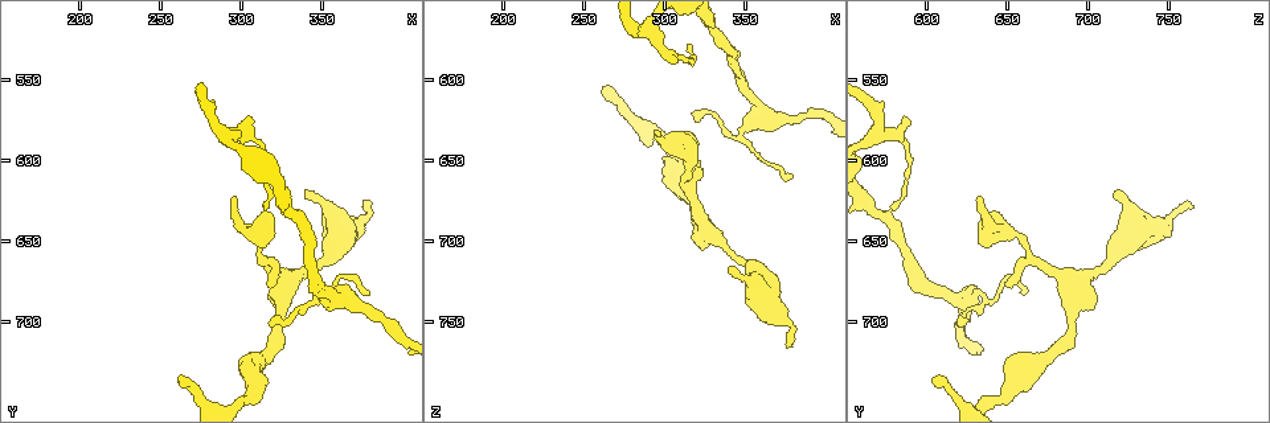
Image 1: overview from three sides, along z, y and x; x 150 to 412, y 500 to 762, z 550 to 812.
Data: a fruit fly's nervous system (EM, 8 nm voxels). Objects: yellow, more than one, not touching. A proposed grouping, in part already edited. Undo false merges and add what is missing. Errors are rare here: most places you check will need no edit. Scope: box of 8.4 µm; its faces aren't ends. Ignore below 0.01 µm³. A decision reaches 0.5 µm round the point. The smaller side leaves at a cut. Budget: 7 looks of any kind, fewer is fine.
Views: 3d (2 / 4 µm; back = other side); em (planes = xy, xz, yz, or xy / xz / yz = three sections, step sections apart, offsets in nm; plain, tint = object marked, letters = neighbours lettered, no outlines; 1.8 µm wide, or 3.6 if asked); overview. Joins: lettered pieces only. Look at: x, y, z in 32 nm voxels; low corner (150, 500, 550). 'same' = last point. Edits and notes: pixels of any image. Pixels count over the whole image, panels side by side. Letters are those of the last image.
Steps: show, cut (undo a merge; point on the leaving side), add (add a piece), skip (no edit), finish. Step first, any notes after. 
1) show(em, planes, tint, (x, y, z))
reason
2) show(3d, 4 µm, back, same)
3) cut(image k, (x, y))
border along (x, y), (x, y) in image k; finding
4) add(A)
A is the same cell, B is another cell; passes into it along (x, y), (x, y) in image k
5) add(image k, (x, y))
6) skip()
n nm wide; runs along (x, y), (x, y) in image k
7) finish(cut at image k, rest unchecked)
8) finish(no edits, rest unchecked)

show(em, planes, letters, (298, 622, 632))
free end

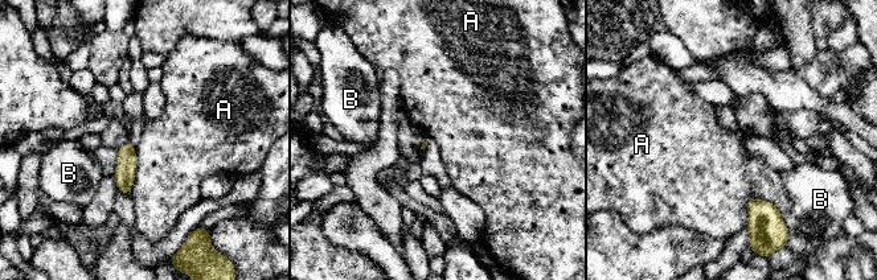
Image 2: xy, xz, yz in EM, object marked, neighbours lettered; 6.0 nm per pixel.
skip()
A and B are other cells; border along (781, 214), (751, 197), (746, 229) in image 2; none of them fits

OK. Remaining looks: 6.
show(em, 3.6 µm, planes, tint, (360, 686, 622))
sharp bend

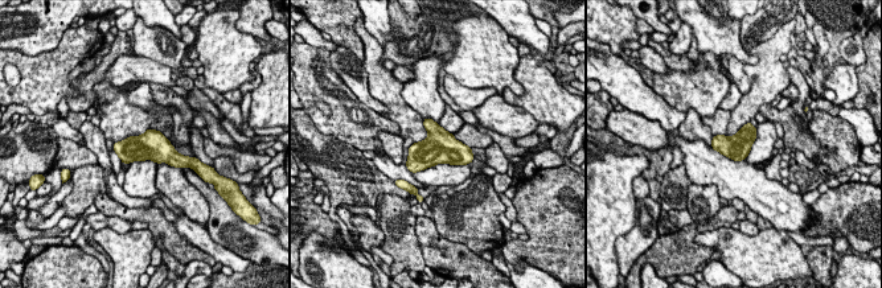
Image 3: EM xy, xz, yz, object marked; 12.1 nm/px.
show(em, 3.6 µm, planes, letters, same)
see the neighbours

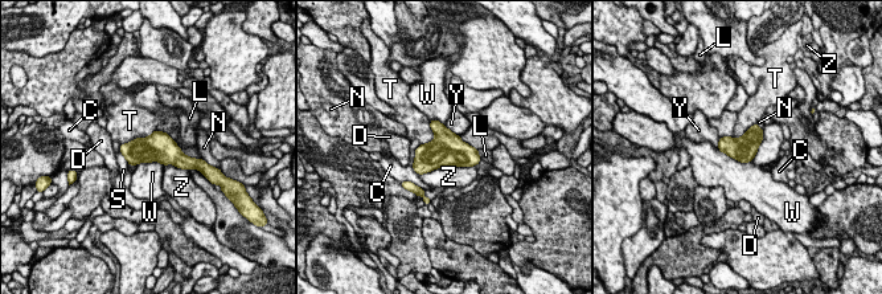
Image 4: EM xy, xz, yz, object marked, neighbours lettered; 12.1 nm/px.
skip()
Z touches over 700 nm; C, D, L, N, S, T, W, Y and Z are other cells; all the same cell

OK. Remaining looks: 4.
show(em, yz, step 16, letters, (264, 734, 604))
long arm stops here

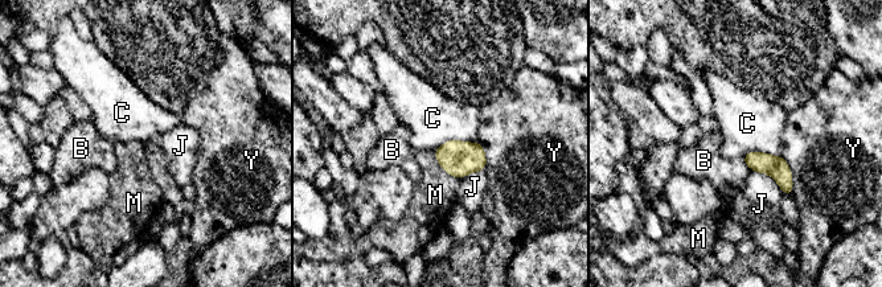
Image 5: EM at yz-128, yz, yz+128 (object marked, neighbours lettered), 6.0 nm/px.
skip()
B, C, J, M and Y are other cells; border along (476, 140), (446, 140), (434, 151) in image 5; none of them fits

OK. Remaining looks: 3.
finish(no edits, rest unchecked)

